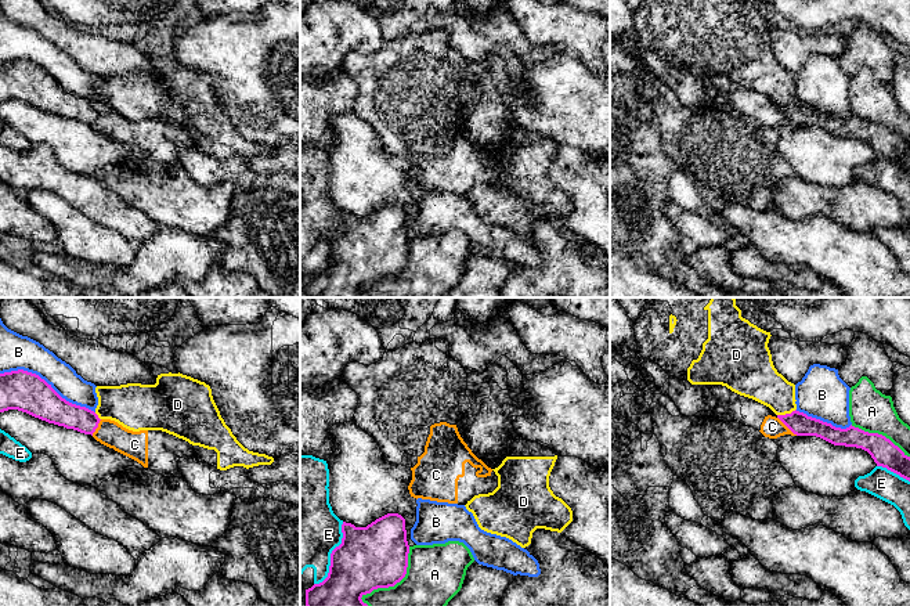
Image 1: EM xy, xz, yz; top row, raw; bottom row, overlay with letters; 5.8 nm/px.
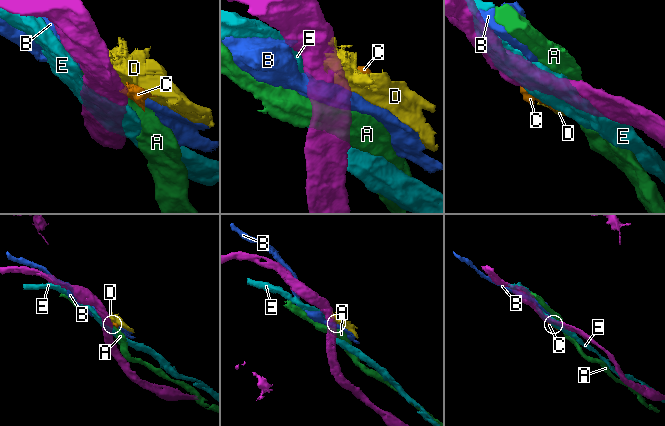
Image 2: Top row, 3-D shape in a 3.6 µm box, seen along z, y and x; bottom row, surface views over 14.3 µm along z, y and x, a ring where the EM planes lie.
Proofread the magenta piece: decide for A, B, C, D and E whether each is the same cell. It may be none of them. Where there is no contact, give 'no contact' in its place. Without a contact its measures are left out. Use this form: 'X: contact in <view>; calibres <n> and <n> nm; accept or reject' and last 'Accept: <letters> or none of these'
A: contact in xz; calibres 360 and 340 nm; reject
B: contact in xy; calibres 240 and 200 nm; reject
C: contact in yz; calibres 140 and 120 nm; reject
D: contact in yz; calibres 140 and 220 nm; reject
E: contact in xz; calibres 360 and 440 nm; reject
Accept: none of these

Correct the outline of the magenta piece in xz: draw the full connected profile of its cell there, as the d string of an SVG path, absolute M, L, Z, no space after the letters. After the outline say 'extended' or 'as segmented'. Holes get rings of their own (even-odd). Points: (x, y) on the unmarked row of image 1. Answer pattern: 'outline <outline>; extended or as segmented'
outline M387 203L366 217L343 212L342 223L342 234L331 244L328 267L306 279L307 297L369 297L361 289L364 285L394 277L407 264L409 235L401 205Z; as segmented

